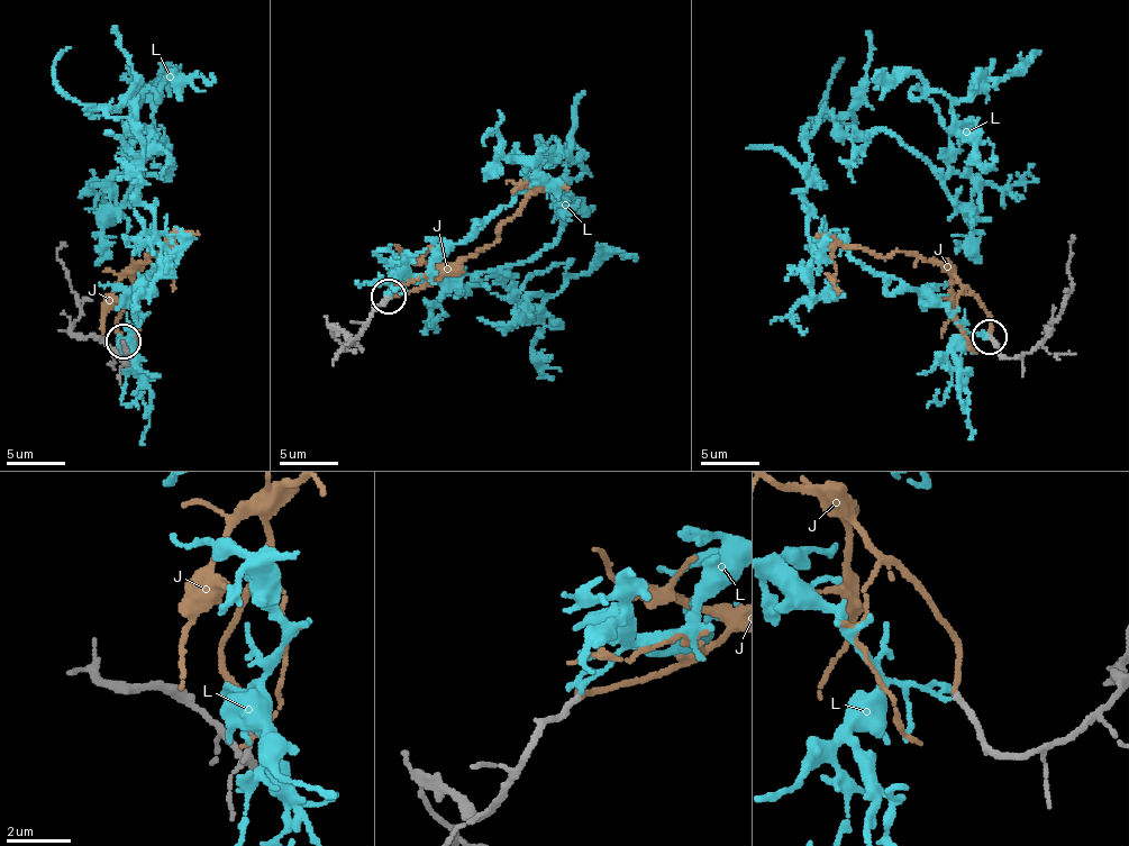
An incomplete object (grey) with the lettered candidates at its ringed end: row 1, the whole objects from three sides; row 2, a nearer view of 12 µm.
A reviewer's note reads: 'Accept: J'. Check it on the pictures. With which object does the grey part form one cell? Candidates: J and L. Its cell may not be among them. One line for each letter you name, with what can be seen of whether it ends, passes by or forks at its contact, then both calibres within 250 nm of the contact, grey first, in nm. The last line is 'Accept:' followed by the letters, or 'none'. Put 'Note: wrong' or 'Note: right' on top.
Note: right
J: it ends | 180/170 nm
Accept: J

